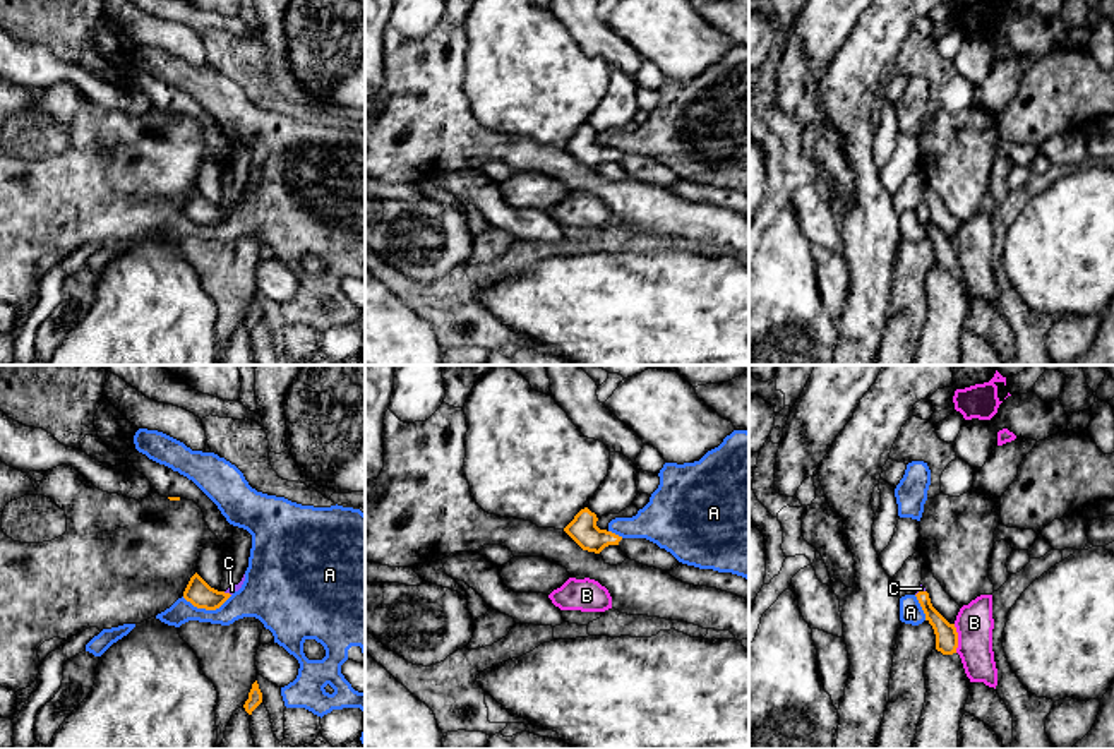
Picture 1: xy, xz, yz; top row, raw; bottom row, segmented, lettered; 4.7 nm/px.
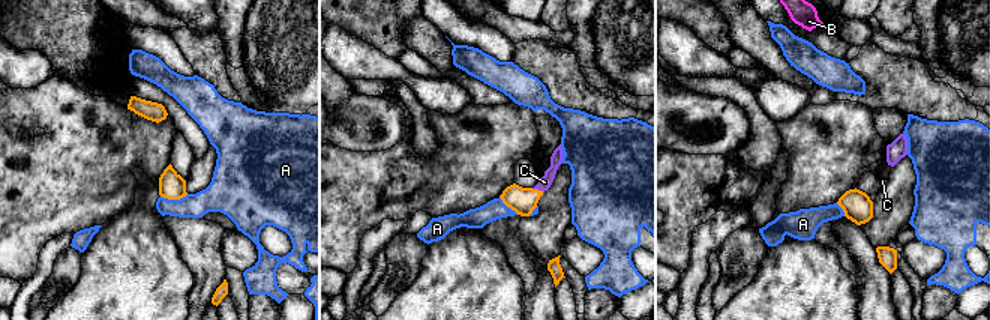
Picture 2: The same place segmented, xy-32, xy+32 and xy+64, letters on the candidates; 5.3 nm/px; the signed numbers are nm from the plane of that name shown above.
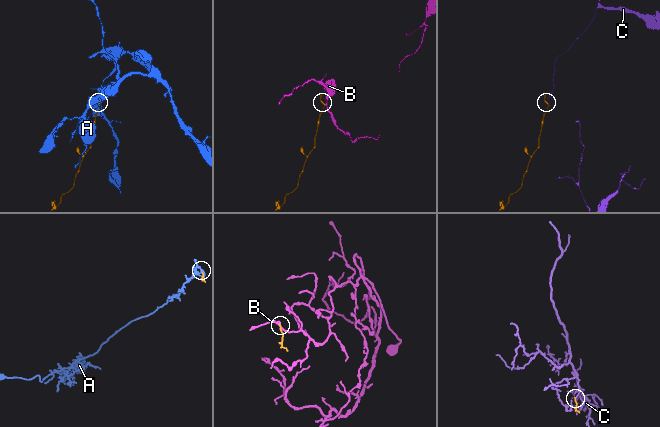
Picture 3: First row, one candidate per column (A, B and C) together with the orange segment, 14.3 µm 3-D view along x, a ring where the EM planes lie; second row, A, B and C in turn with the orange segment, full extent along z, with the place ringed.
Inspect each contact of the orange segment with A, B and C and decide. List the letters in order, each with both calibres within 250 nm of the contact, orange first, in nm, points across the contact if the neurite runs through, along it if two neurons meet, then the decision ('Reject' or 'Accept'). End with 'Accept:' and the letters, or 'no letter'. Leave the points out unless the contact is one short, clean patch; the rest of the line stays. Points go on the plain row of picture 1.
A: Thickness 120 nm (orange) against 190 nm. Boundary: xy (232, 211), (215, 225), (197, 225), (182, 213). Reject
B: Thickness 110 nm (orange) against 180 nm. Boundary: yz (953, 240), (957, 268). Reject
C: Thickness 110 nm (orange) against 30 nm. Path across: yz (946, 252), (919, 208), (921, 204). Accept
Accept: C

